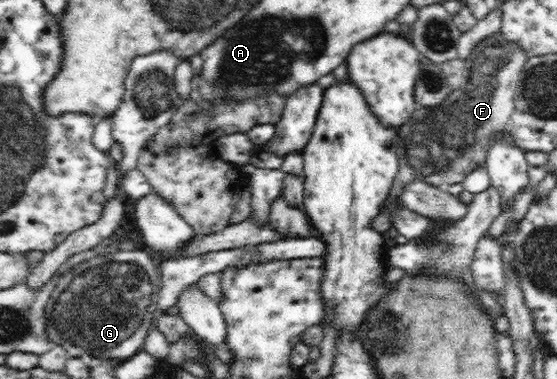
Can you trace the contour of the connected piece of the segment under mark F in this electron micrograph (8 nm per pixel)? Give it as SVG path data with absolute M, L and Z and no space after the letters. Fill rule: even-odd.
M501 31L492 34L490 38L486 38L474 47L474 51L468 56L466 62L468 63L469 81L462 90L452 92L441 104L418 108L403 126L398 127L397 152L400 166L389 195L393 204L397 202L399 206L404 205L400 202L401 193L415 179L430 186L446 189L449 185L463 183L466 176L469 175L468 172L472 172L474 168L485 166L486 148L490 144L494 144L492 136L496 132L508 130L506 125L515 110L515 97L519 92L520 75L527 60L528 55L524 48L520 48L514 43L508 43Z

